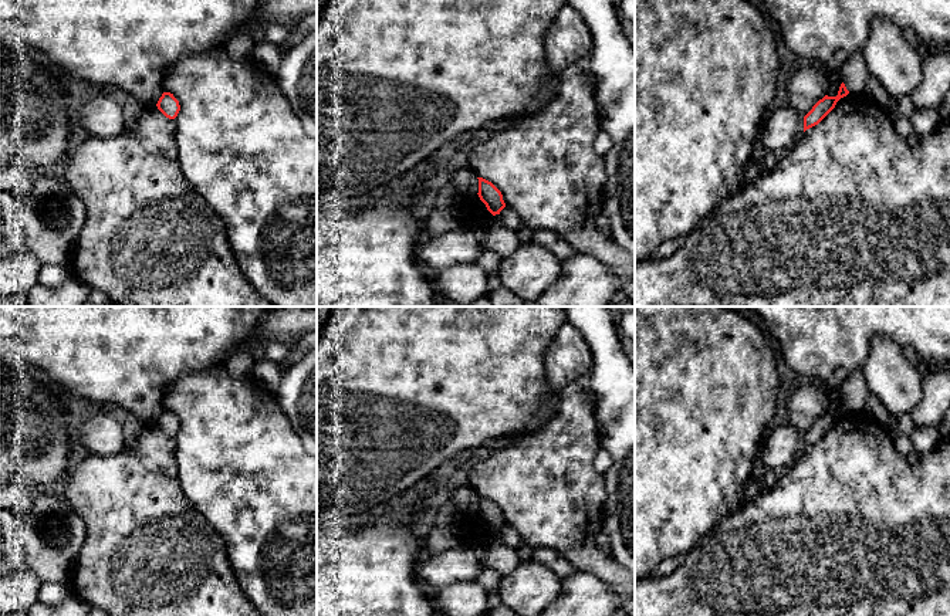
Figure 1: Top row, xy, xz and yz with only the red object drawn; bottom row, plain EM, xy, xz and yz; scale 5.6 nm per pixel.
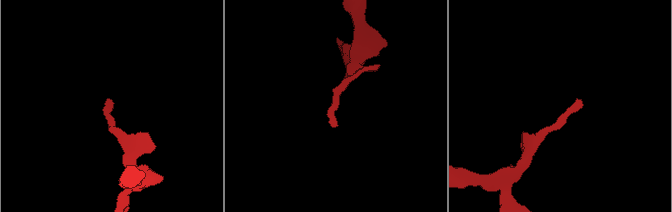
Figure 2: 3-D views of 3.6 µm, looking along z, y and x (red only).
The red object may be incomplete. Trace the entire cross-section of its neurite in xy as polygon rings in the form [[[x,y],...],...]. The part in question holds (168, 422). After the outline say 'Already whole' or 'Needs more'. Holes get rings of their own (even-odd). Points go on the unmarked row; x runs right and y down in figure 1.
[[[163,410],[156,424],[169,437],[175,437],[180,429],[179,419],[170,410]]]. Already whole

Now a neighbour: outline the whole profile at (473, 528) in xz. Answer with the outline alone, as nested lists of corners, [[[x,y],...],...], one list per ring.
[[[479,512],[467,515],[460,514],[457,525],[464,537],[463,546],[474,548],[477,544],[483,542],[490,534],[493,534],[487,528],[486,522],[480,518]]]

